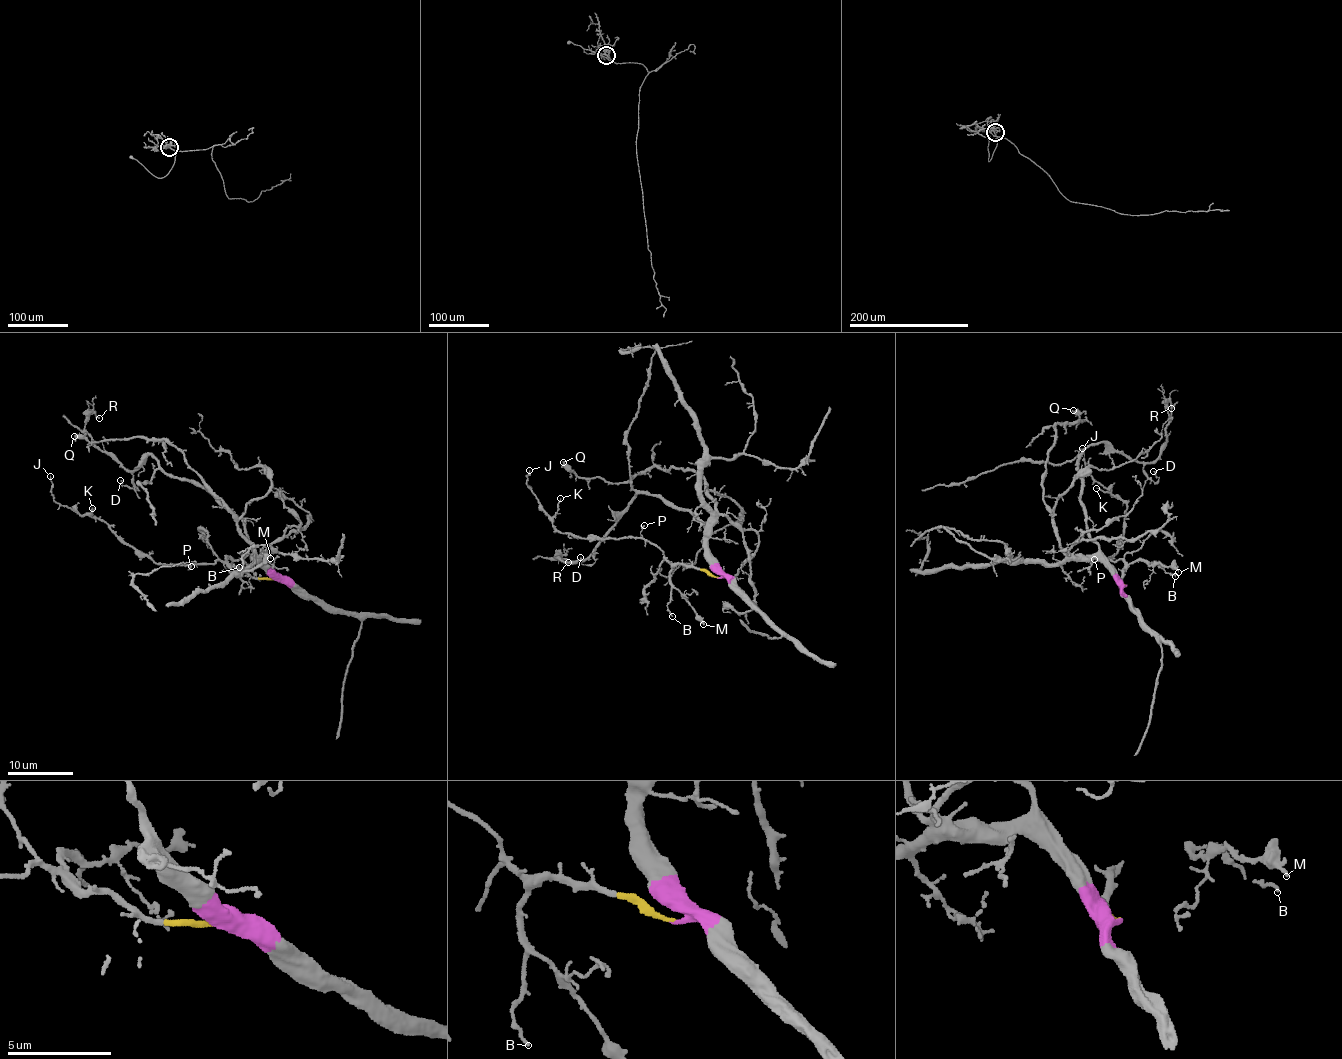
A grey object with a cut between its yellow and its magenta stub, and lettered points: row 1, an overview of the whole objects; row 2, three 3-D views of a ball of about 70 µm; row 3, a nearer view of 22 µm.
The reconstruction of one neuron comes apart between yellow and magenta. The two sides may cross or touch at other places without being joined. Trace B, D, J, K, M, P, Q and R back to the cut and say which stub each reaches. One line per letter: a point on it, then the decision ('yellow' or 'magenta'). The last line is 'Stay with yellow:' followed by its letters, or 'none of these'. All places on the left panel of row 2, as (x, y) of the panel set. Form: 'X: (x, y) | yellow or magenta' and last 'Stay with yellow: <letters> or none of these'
B: (239, 567) | yellow
D: (120, 480) | magenta
J: (50, 476) | yellow
K: (92, 508) | yellow
M: (270, 558) | yellow
P: (191, 566) | yellow
Q: (74, 436) | magenta
R: (99, 418) | magenta
Stay with yellow: B, J, K, M, P

